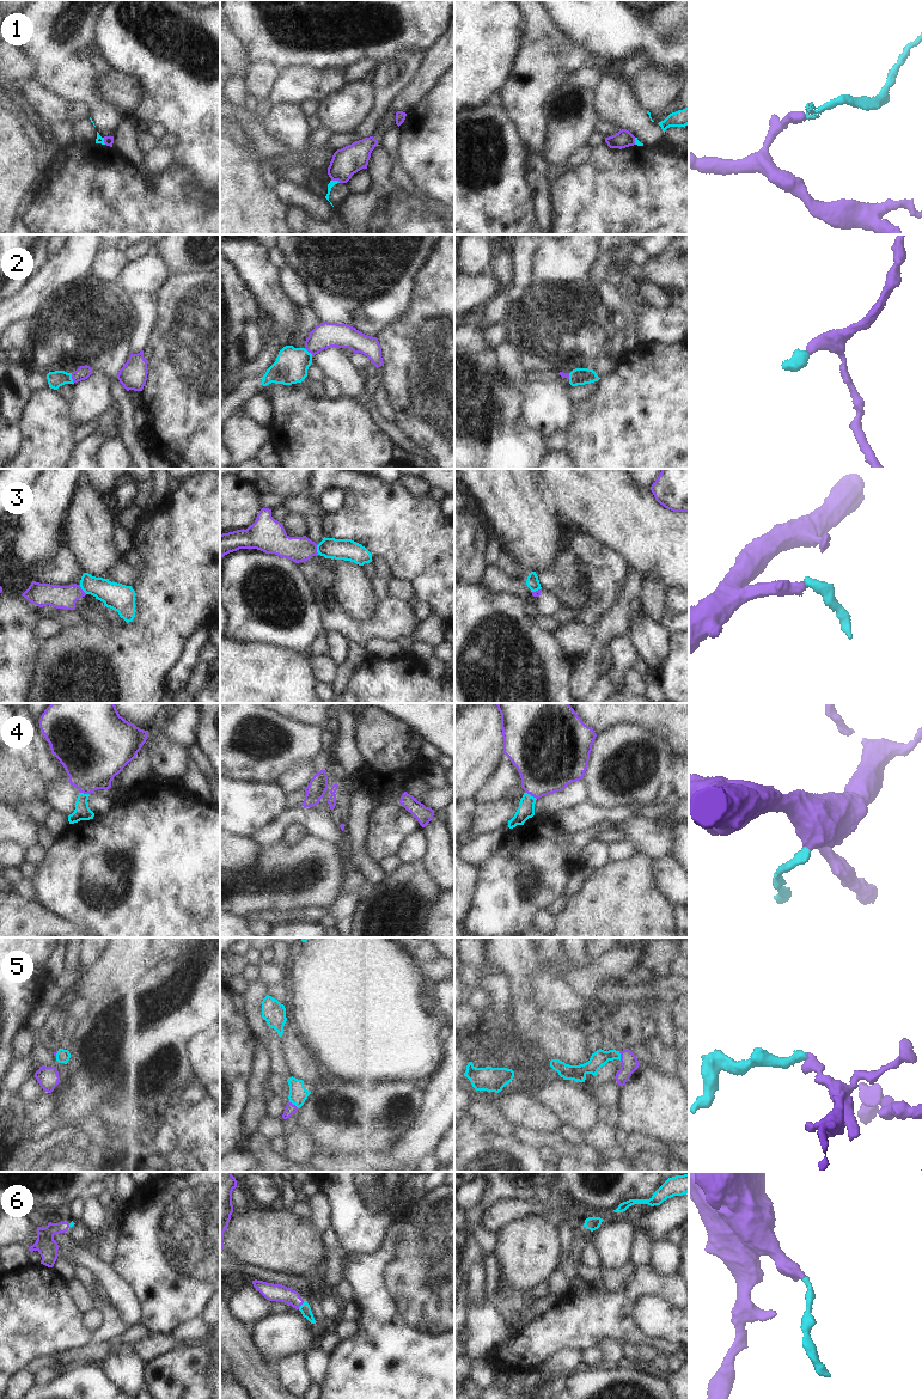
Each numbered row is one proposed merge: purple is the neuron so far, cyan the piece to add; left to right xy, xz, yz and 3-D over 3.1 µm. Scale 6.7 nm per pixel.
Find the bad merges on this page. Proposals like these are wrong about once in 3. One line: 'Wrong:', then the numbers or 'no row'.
Wrong: 1, 3

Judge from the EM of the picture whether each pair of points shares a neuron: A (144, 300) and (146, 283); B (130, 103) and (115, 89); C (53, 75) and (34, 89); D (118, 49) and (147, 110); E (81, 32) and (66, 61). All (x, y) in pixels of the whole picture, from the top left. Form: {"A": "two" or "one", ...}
{"A": "two", "B": "one", "C": "two", "D": "one", "E": "one"}

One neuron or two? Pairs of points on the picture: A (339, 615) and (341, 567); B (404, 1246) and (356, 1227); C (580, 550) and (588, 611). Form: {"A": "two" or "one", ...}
{"A": "two", "B": "two", "C": "one"}

